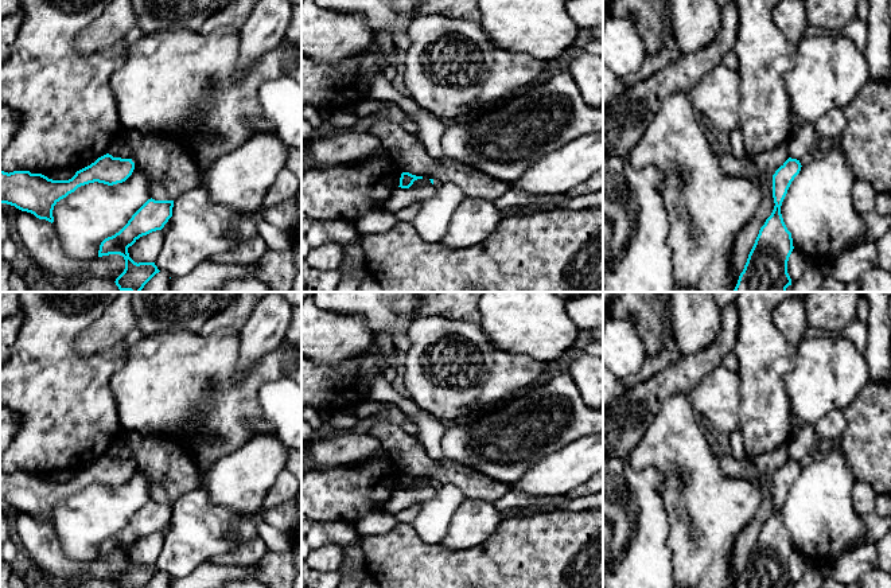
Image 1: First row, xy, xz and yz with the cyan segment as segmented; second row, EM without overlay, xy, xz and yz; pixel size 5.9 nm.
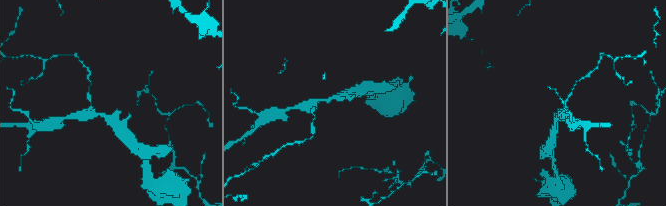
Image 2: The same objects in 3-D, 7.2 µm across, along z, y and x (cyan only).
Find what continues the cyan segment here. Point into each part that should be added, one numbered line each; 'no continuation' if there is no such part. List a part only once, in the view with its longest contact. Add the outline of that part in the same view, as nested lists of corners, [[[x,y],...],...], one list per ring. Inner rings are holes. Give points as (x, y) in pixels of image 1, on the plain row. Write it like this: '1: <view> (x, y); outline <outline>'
no continuation

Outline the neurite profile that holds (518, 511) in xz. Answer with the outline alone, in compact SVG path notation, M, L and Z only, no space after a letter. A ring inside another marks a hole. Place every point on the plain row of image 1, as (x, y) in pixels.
M544 506L544 507L515 507L502 511L502 521L514 518L514 517L529 517L540 513L553 513L560 510L555 506Z

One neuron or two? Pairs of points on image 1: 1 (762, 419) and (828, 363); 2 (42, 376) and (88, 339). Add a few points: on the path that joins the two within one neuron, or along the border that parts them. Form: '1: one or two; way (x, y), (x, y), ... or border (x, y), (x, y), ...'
1: two; border (794, 365), (783, 377), (783, 386), (801, 423)
2: two; border (93, 322), (74, 342), (74, 349), (82, 357)

